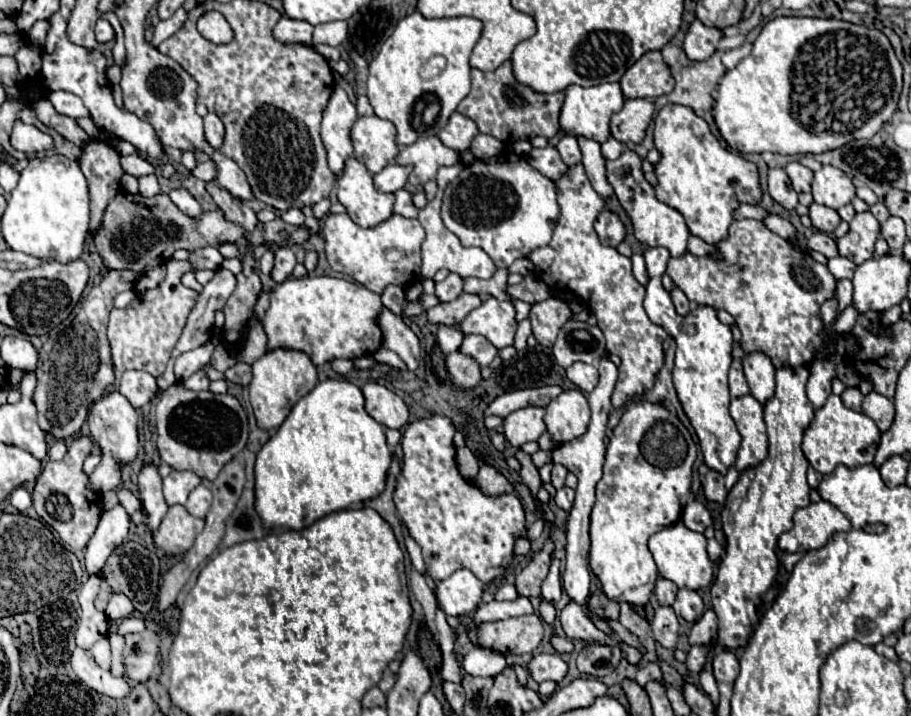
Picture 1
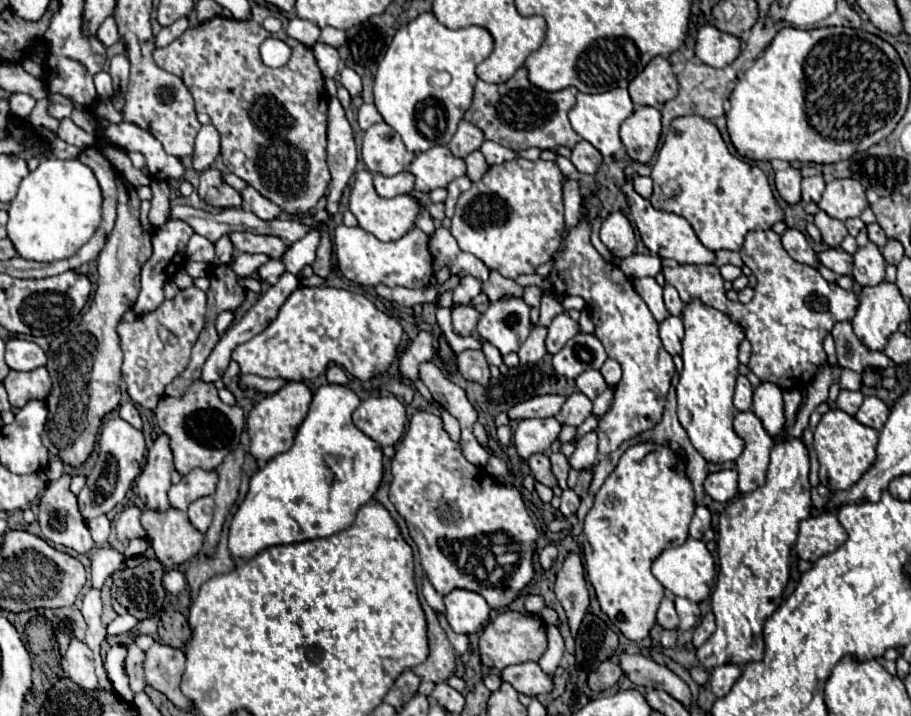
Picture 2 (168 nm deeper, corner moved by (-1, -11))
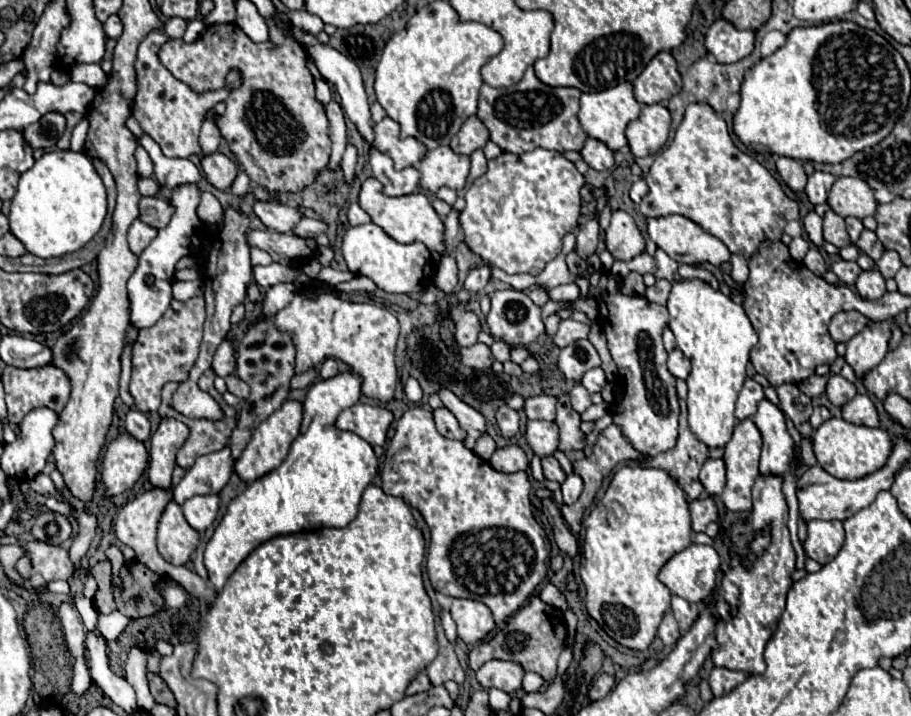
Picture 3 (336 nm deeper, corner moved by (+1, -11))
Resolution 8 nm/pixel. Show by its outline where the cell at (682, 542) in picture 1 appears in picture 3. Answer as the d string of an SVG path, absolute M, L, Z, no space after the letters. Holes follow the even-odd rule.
M691 544L677 552L659 572L659 580L687 602L703 602L715 588L719 554L713 546Z

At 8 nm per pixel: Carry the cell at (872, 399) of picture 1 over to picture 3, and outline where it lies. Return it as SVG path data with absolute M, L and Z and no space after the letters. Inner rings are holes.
M857 394L853 400L845 402L841 406L841 416L851 424L863 424L863 426L879 426L879 416L875 410L875 404L869 400L869 396Z

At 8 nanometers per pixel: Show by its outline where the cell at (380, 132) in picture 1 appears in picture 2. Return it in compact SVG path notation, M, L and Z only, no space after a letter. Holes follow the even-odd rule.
M385 122L373 124L363 134L361 156L369 172L379 172L383 176L395 176L407 170L413 160L413 154L403 146L401 136Z

